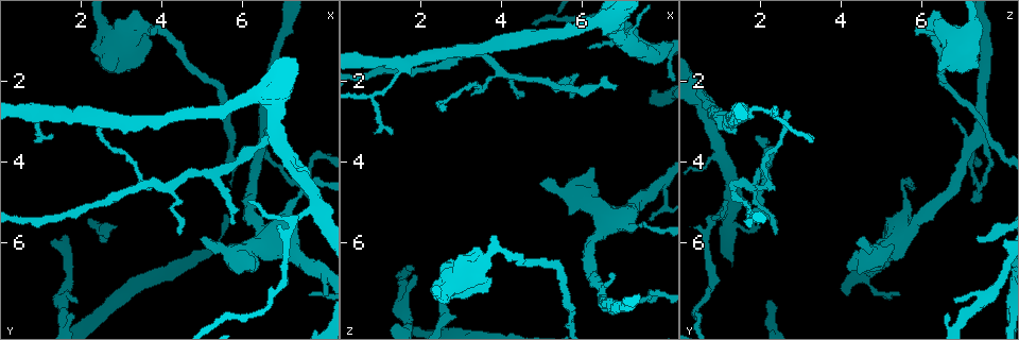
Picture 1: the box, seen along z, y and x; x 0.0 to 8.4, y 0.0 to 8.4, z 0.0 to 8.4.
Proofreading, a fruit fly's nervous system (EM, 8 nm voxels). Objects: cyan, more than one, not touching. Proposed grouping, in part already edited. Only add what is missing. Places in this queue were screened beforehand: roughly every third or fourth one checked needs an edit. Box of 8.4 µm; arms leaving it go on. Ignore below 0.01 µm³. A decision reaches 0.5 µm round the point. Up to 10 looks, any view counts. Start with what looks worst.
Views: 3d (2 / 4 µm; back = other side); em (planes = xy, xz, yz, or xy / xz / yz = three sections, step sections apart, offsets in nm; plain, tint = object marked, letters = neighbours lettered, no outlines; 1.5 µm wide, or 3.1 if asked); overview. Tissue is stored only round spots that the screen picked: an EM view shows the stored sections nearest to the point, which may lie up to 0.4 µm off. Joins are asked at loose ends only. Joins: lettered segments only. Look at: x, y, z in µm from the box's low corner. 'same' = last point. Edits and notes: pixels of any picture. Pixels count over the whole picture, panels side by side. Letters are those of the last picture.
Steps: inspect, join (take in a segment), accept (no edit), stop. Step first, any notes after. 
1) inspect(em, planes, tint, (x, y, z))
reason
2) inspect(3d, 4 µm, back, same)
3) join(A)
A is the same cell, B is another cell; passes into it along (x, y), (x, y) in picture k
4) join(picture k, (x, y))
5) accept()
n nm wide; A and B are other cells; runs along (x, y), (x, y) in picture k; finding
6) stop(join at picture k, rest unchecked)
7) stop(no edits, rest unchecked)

inspect(3d, 2 µm, (2.50, 5.80, 7.35))

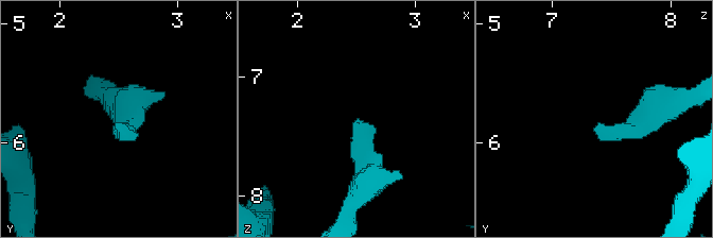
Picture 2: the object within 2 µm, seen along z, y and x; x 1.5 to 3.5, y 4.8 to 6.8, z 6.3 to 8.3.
inspect(em, xy, step 4, plain, (2.46, 5.84, 7.38))

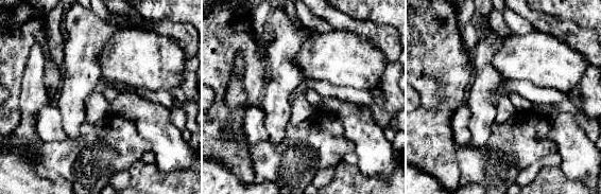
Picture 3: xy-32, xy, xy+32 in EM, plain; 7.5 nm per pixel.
inspect(em, xy, step 4, letters, same)
see the neighbours

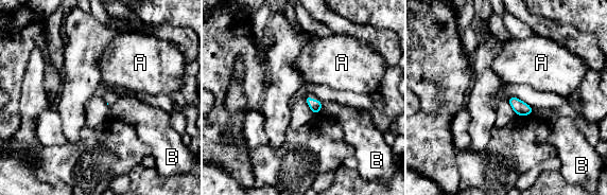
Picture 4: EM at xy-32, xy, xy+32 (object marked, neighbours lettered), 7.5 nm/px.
accept()
A and B are other cells; border along (322, 103), (322, 108), (316, 113) in picture 4; none of them fits

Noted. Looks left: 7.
inspect(3d, 2 µm, (5.00, 5.95, 4.55))
branch stops here

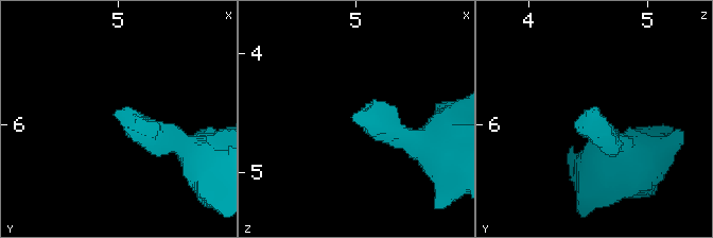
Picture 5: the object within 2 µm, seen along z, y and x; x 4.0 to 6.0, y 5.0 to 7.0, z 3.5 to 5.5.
inspect(em, xy, step 8, tint, (4.96, 5.88, 4.56))
now the EM

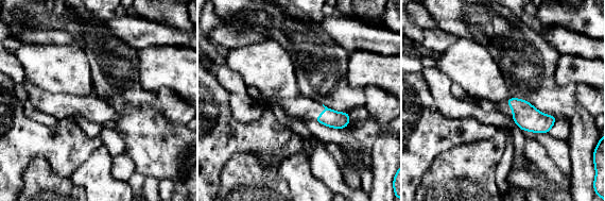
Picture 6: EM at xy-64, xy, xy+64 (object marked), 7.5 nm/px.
inspect(em, planes, letters, same)

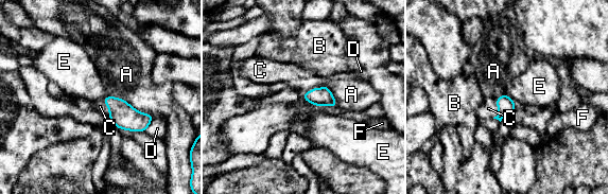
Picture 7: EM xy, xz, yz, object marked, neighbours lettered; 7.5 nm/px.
join(C)
A touches over 380 nm; C is the same cell, A, B, D, E and F are other cells; the neuron continues

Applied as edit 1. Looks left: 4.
inspect(overview)
see it whole again

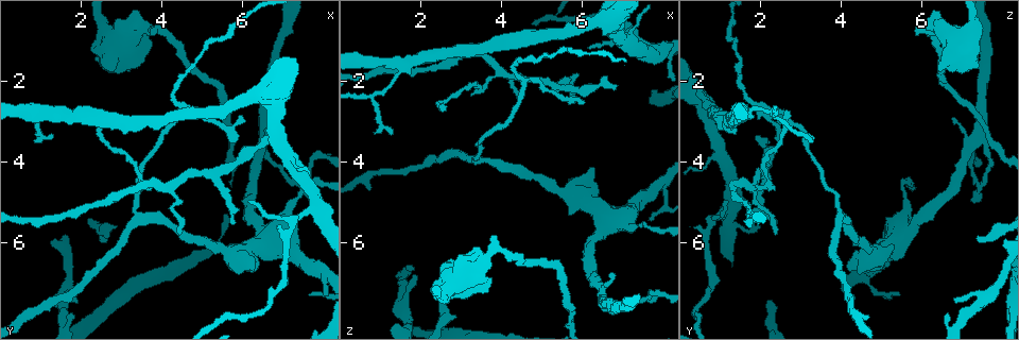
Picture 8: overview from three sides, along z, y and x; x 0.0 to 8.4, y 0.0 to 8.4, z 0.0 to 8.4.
inspect(3d, 2 µm, (6.80, 3.40, 2.10))
free end

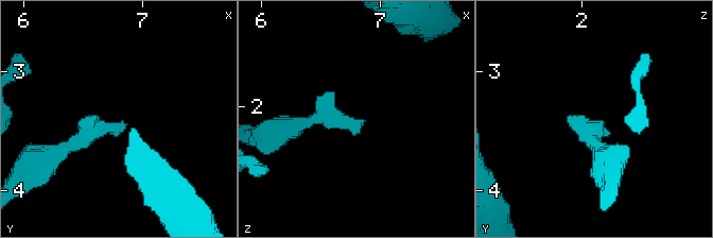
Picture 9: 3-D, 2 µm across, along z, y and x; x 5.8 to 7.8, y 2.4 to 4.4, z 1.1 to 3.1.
inspect(em, planes, letters, (6.84, 3.44, 2.08))
shape alone is not enough

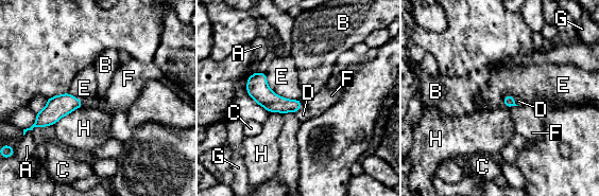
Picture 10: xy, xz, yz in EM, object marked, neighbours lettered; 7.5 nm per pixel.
join(D)
E touches over 320 nm; D is the same cell, A, B, C, E, F, G and H are other cells; passes into it along (509, 101), (513, 98), (518, 101) in picture 10; it goes on there

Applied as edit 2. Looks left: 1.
stop(join at picture 7, join at picture 10, rest unchecked)

